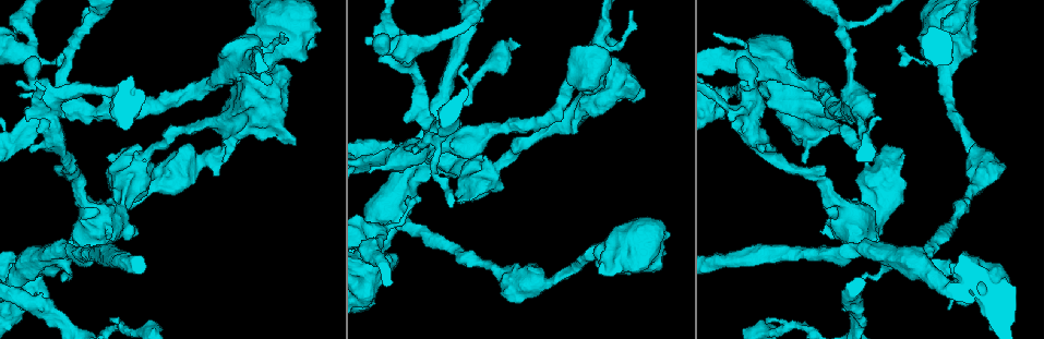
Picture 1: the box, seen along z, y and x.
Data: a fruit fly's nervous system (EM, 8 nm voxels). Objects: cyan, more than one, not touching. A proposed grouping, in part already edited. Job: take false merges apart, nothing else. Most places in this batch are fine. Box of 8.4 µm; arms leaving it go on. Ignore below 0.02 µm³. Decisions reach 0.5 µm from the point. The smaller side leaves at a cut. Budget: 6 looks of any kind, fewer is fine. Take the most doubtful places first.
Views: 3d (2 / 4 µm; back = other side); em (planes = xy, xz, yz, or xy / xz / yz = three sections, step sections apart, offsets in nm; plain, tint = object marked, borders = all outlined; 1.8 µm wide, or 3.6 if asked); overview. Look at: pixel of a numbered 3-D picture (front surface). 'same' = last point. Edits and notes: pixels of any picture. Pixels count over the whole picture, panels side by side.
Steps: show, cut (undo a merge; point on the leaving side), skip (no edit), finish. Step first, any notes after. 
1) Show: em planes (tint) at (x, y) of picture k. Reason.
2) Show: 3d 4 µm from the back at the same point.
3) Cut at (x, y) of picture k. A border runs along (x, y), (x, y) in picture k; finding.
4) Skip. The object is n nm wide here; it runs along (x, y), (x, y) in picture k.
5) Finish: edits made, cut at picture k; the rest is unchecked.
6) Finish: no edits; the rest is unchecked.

Show: 3d 4 µm at (396, 216) of picture 1. Four or more arms meet.

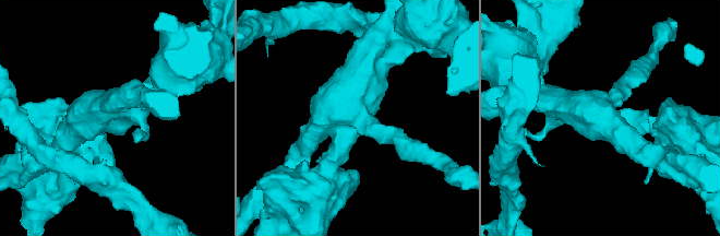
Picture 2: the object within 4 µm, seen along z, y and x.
Show: em 3.6 µm yz step 16 (tint) at (360, 114) of picture 2. Shape alone is not enough.

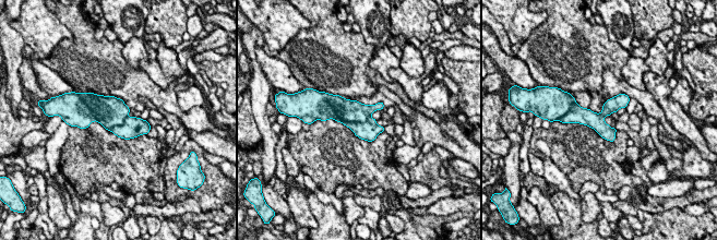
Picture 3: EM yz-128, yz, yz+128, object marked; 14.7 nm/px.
Cut at (348, 110) of picture 3. The object is 220 nm wide here; a border runs along (336, 119), (354, 122), (366, 121) in picture 3; a second cell is stuck on.

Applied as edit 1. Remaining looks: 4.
Show: 3d 2 µm at (496, 167) of picture 1. Sudden change in width.

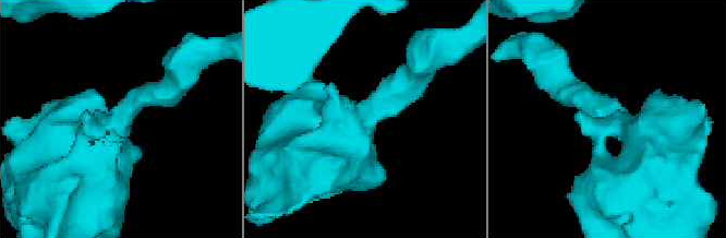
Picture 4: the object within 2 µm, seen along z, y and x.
Show: em planes (tint) at (121, 113) of picture 4. The arms are 260, 480 nm wide.

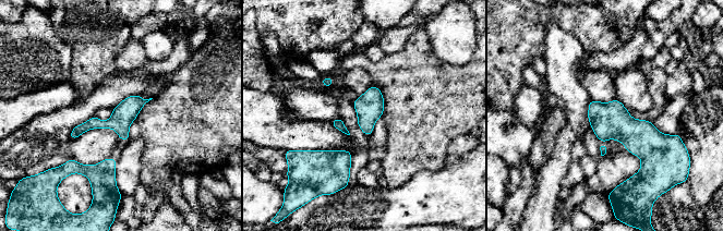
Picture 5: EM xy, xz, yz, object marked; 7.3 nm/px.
Skip. The object is 180 nm wide here; one cell here.

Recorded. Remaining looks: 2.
Finish: edits made, cut at picture 3; the rest is unchecked.

